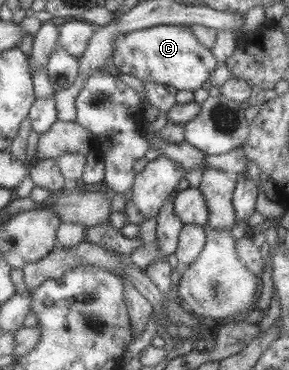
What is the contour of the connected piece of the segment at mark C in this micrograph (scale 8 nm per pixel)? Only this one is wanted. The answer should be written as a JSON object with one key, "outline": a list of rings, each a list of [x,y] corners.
{"outline":[[[162,24],[121,33],[112,42],[110,59],[118,72],[131,74],[141,81],[150,80],[177,90],[190,91],[206,87],[211,73],[220,64],[211,55],[210,49],[199,44],[188,25]]]}

